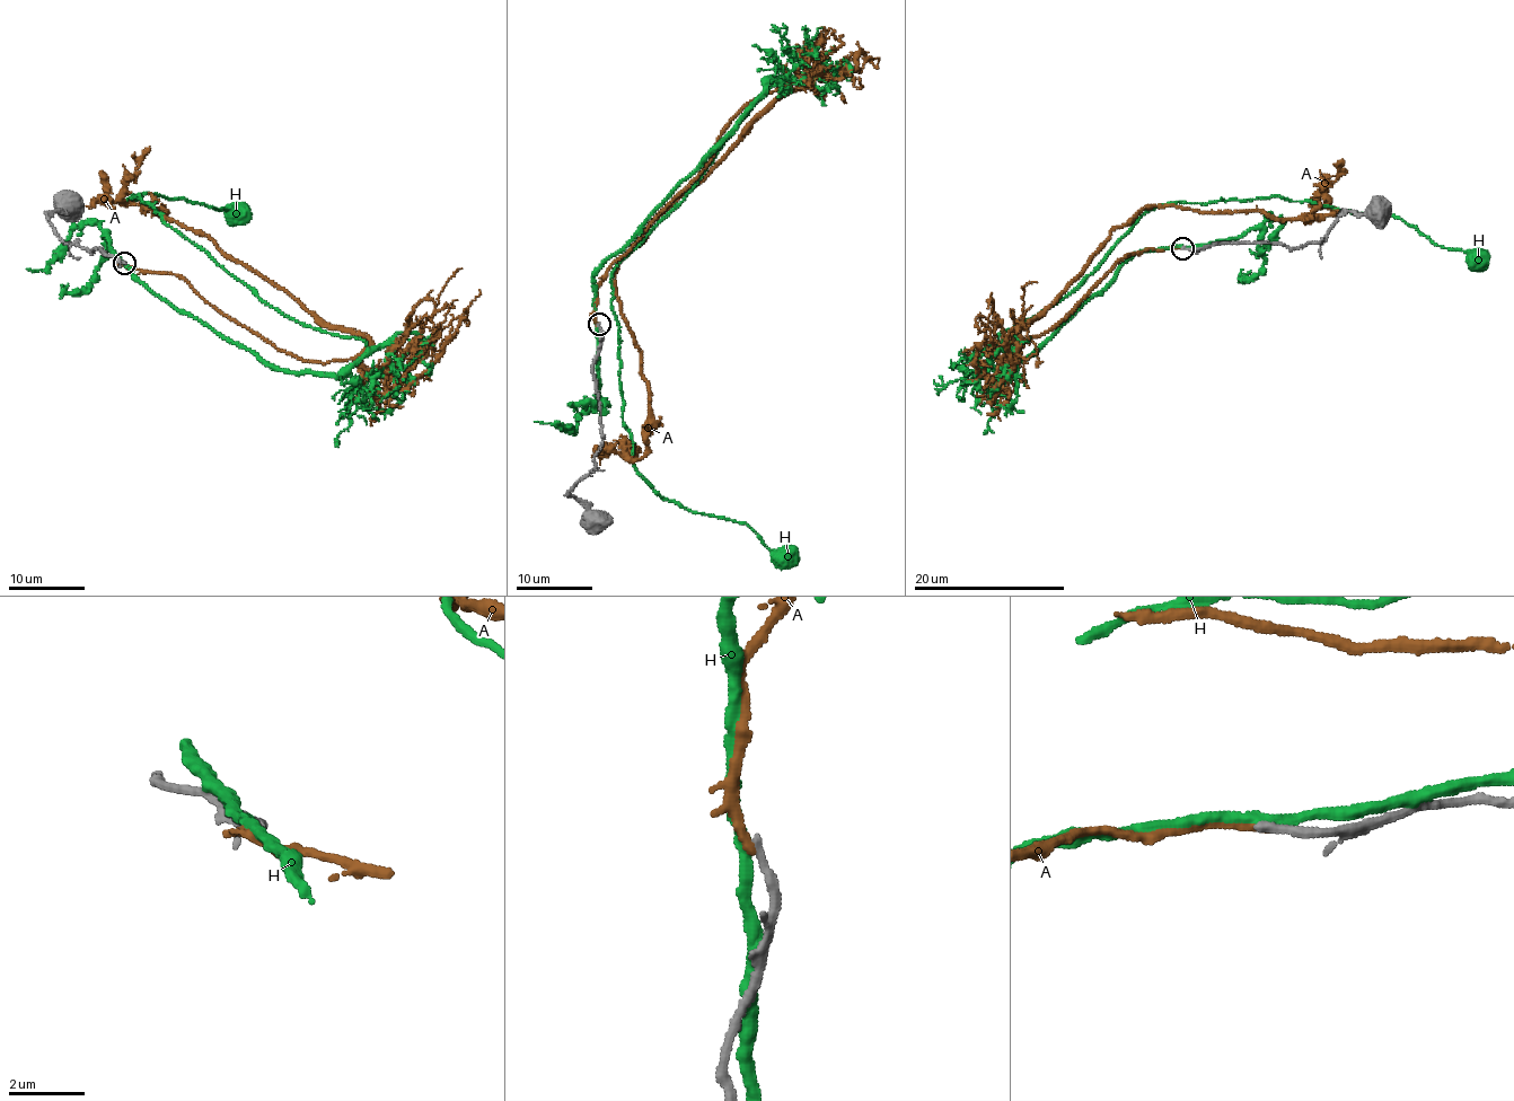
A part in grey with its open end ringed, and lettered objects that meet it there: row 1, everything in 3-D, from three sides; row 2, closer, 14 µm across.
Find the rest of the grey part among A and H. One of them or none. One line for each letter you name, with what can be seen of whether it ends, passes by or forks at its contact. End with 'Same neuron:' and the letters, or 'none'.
Same neuron: none

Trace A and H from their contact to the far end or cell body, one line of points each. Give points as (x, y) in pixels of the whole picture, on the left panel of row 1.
A: (122, 263), (176, 274), (287, 352), (324, 362), (368, 343), (161, 209), (124, 201), (149, 146)
H: (122, 263), (267, 363), (337, 377), (362, 338), (305, 326), (137, 194), (124, 200), (248, 214)

